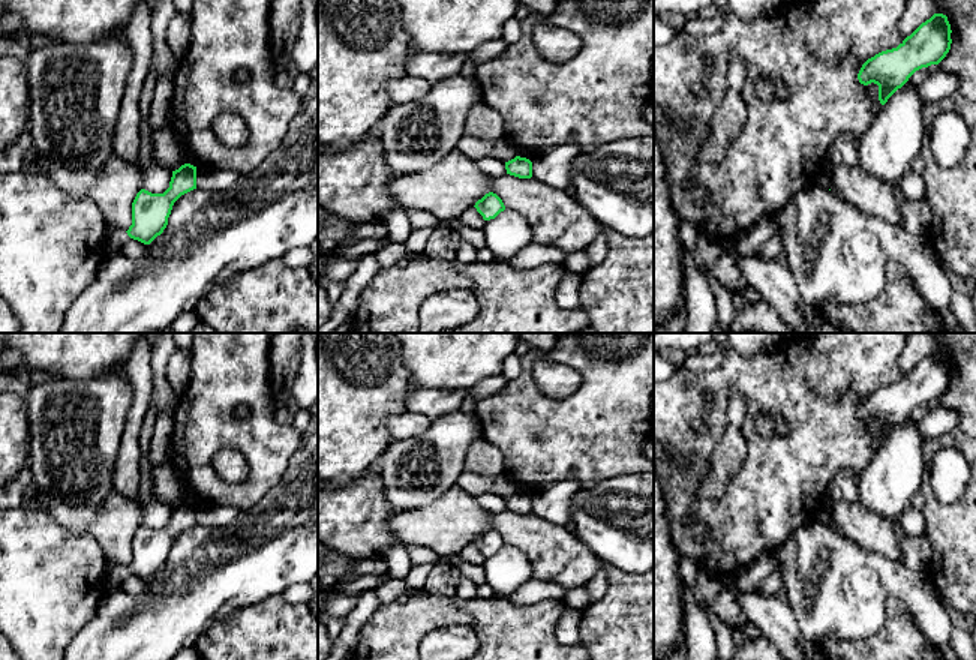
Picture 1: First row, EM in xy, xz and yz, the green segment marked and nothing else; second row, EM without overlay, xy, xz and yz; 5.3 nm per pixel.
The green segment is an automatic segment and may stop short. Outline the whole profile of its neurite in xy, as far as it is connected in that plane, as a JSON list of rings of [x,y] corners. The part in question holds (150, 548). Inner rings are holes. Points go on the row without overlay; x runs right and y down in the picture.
[[[181,501],[172,507],[169,524],[163,530],[141,525],[132,538],[132,561],[126,567],[133,576],[150,580],[168,561],[174,538],[196,525],[196,502]]]

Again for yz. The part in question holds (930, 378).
[[[934,350],[897,384],[868,394],[859,410],[861,420],[879,422],[882,441],[919,405],[939,400],[951,386],[951,360],[943,350]]]

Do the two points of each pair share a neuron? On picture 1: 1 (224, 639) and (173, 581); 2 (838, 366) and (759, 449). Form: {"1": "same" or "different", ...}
{"1": "different", "2": "same"}

